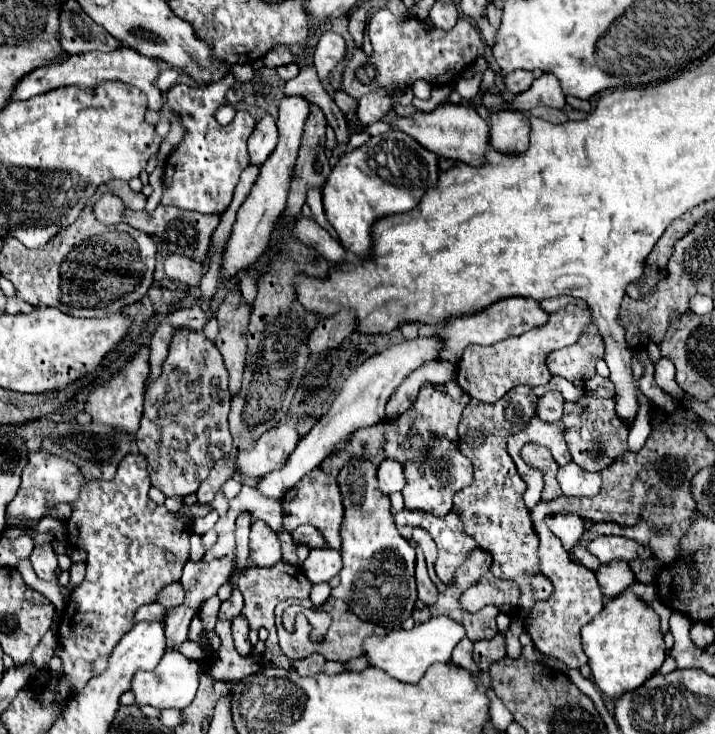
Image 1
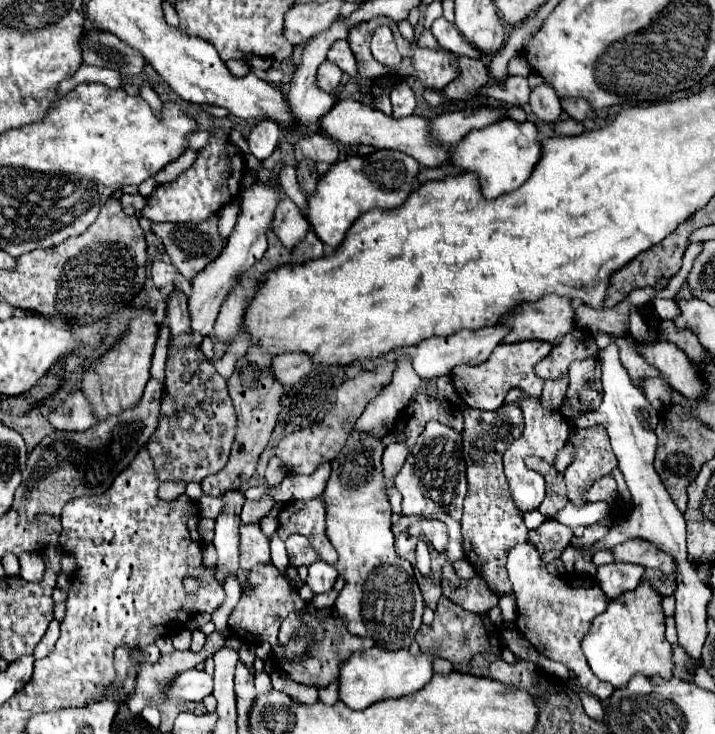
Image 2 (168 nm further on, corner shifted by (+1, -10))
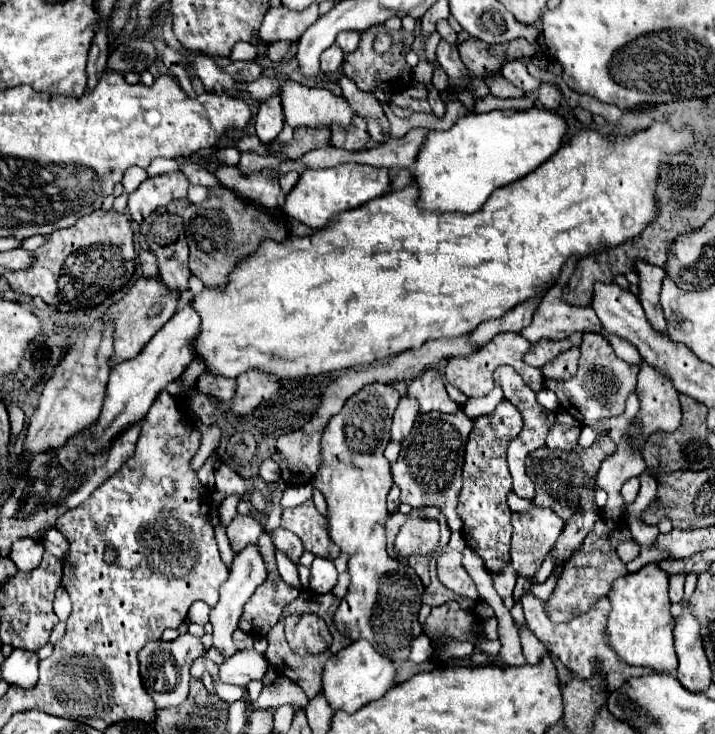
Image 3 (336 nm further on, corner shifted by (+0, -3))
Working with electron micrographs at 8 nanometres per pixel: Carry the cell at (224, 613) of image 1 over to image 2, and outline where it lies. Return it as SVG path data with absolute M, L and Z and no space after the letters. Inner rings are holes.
M214 631L212 635L206 637L206 645L198 653L190 649L174 651L174 655L160 655L158 663L142 663L136 677L136 693L130 699L128 707L134 713L140 713L142 707L146 705L146 699L158 699L158 695L162 695L162 687L166 687L166 683L170 683L170 679L174 679L178 671L194 669L196 665L212 657L222 645L224 645L224 637L218 631Z

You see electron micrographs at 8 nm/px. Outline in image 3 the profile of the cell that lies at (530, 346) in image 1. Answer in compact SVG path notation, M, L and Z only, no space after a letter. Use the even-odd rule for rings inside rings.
M507 332L503 336L495 336L495 340L491 340L491 344L487 344L487 348L481 348L479 352L471 354L471 356L449 358L447 368L445 368L445 378L453 386L457 386L465 396L469 396L469 398L483 398L483 396L487 396L493 390L493 372L495 372L495 368L503 366L503 364L509 364L523 376L523 380L527 382L527 386L533 392L539 392L539 390L543 390L543 374L541 374L541 370L531 368L531 366L527 366L523 362L523 356L525 356L525 352L529 348L533 348L533 344L529 340L525 340L521 334Z

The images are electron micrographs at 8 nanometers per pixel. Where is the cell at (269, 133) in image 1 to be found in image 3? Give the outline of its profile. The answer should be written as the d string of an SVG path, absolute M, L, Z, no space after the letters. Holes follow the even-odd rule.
M265 100L259 106L257 120L255 120L255 130L257 130L259 140L269 144L271 140L277 138L277 134L283 128L283 124L285 122L283 122L283 110L281 110L279 100Z

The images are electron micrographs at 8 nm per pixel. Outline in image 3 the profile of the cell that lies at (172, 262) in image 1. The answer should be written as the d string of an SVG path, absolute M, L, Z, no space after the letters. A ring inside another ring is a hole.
M145 250L139 254L139 264L141 264L141 270L147 278L157 278L159 276L159 268L157 268L157 256L151 252L151 250Z

